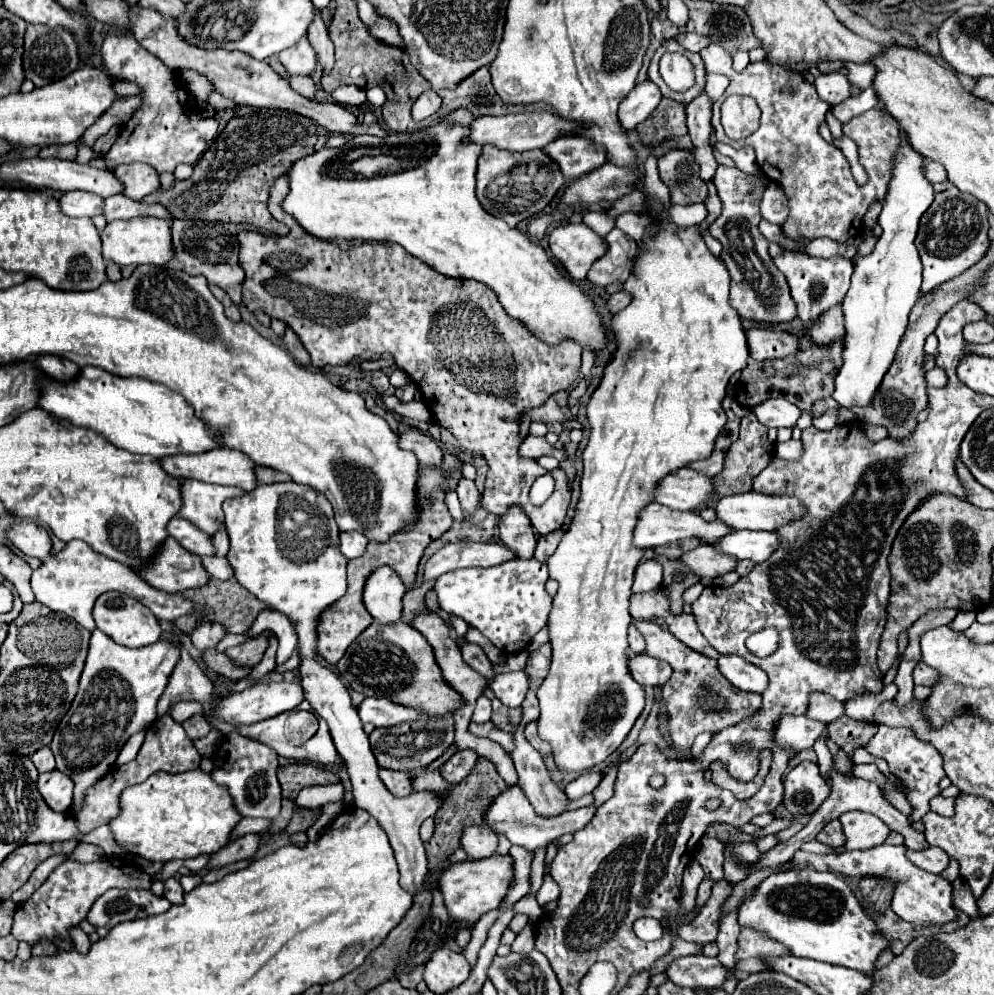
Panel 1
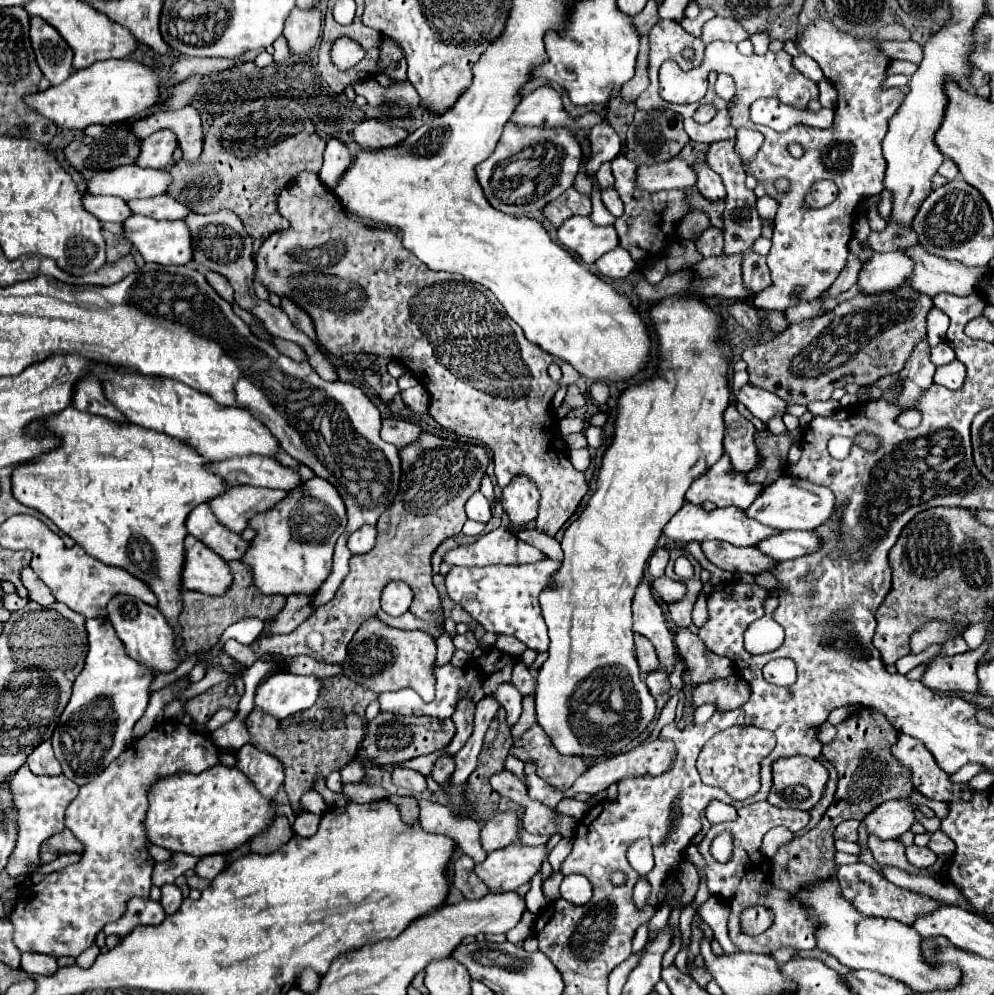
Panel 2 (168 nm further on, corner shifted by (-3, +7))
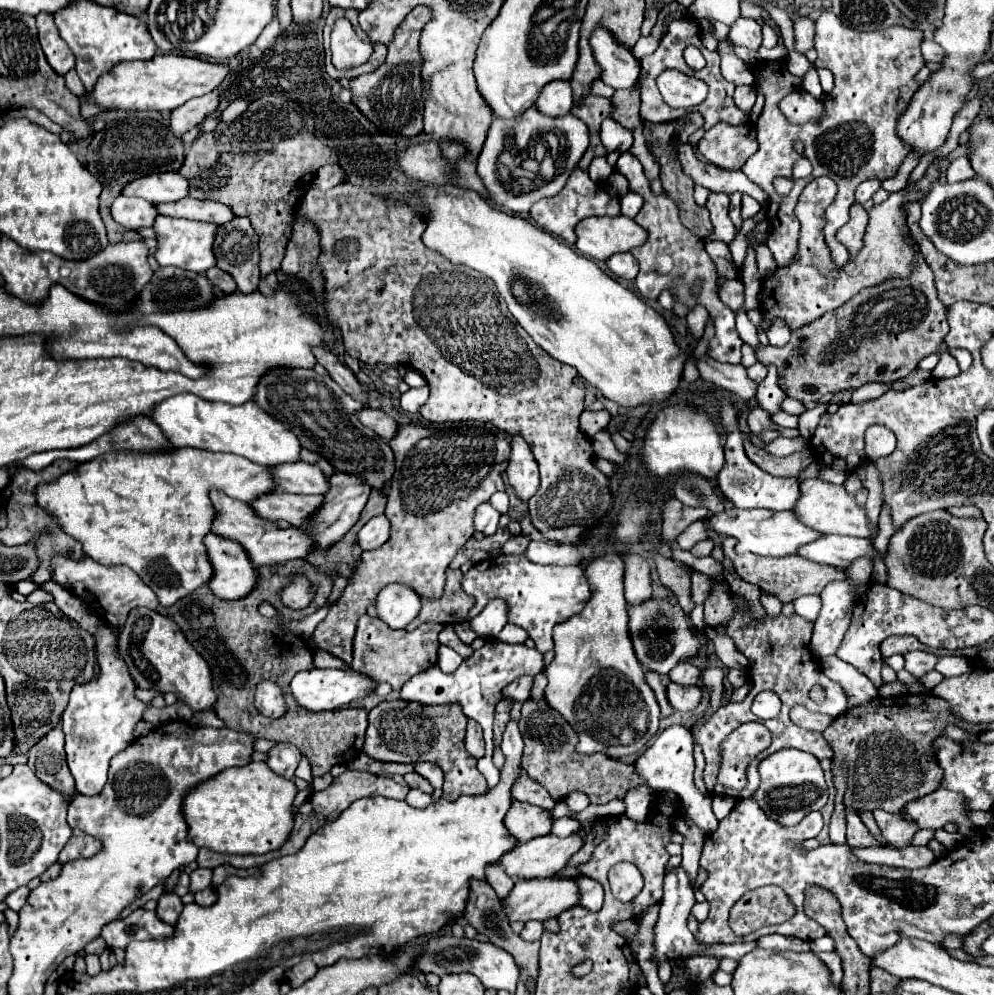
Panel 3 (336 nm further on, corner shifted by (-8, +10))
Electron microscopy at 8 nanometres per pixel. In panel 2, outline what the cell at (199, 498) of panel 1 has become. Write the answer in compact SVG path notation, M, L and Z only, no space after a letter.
M237 485L227 487L225 495L211 499L209 505L223 525L227 525L237 533L243 533L255 515L273 509L285 497L287 497L285 491Z

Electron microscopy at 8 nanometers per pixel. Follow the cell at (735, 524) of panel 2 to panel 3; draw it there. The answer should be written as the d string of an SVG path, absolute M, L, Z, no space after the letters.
M728 508L722 514L714 514L708 518L708 528L722 536L736 538L735 551L754 552L762 556L786 556L796 554L796 550L812 542L820 536L820 532L804 526L792 512L774 512L774 510L742 510L742 508Z

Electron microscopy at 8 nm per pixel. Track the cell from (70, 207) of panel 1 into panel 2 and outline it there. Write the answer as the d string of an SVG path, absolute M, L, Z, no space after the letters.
M83 195L83 207L99 217L103 223L113 221L113 223L123 223L129 215L131 209L123 199L117 197L101 197L101 195Z

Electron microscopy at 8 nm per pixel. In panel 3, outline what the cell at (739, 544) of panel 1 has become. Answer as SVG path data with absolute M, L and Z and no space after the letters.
M826 534L822 538L816 538L816 542L808 542L806 546L802 546L798 554L812 562L842 568L848 568L850 562L858 556L870 556L872 560L876 560L878 556L876 548L872 548L864 538L850 538L840 534Z

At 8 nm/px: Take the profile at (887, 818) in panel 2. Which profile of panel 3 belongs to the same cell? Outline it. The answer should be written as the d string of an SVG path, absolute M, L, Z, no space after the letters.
M938 788L936 792L908 802L898 814L902 818L910 818L918 824L918 828L942 828L946 822L956 822L960 826L960 834L964 838L972 836L974 826L966 818L966 806L960 794Z

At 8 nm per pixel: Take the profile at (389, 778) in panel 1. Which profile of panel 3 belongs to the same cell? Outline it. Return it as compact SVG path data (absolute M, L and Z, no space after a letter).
M416 772L404 774L404 780L406 780L406 784L408 784L410 788L420 788L420 790L426 792L426 794L432 794L432 792L434 792L434 788L430 786L430 782L426 782L426 778L422 778L422 776L416 774Z

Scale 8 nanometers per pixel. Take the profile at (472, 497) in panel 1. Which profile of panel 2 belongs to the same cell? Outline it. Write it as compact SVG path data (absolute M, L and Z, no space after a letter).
M479 491L473 493L473 497L469 497L465 509L467 509L467 517L473 521L487 523L491 519L491 505Z

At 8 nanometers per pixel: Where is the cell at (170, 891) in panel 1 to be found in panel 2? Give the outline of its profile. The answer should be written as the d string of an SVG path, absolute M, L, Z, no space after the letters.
M163 885L161 887L161 901L159 903L165 909L165 915L173 915L179 909L181 901L183 901L183 895L177 885Z

